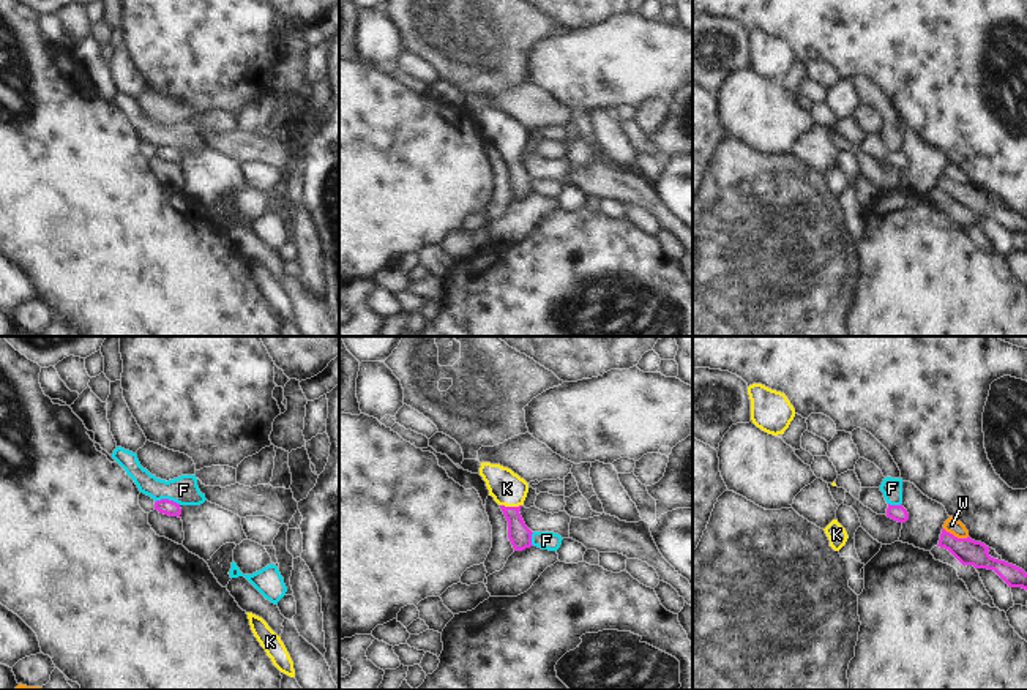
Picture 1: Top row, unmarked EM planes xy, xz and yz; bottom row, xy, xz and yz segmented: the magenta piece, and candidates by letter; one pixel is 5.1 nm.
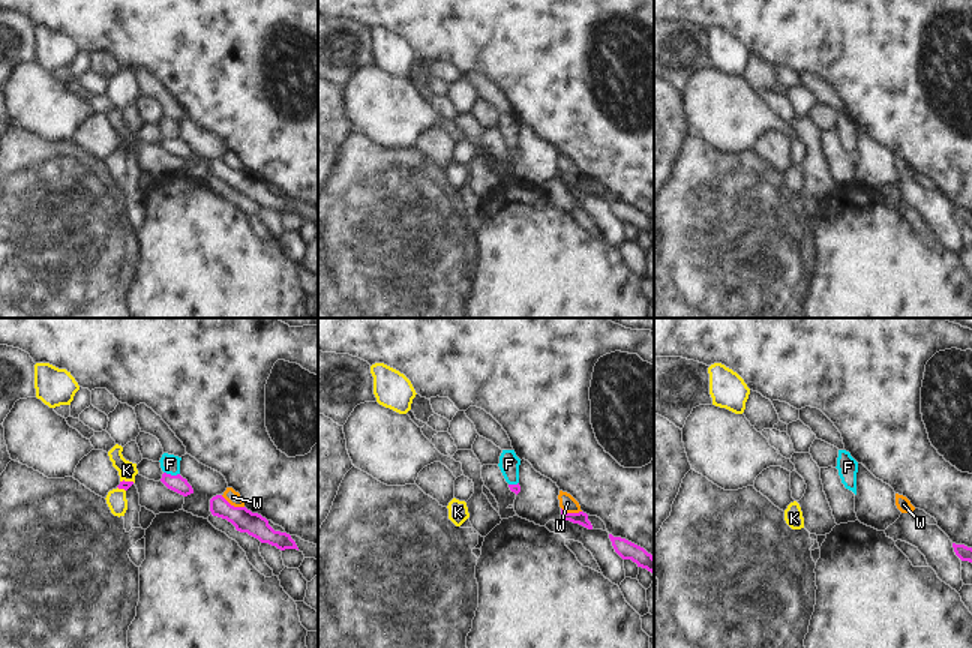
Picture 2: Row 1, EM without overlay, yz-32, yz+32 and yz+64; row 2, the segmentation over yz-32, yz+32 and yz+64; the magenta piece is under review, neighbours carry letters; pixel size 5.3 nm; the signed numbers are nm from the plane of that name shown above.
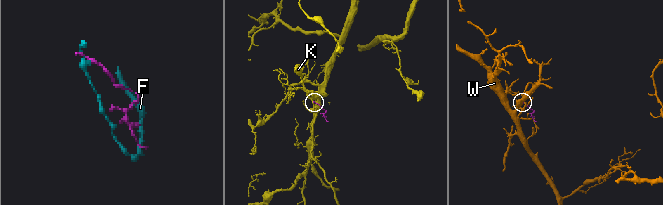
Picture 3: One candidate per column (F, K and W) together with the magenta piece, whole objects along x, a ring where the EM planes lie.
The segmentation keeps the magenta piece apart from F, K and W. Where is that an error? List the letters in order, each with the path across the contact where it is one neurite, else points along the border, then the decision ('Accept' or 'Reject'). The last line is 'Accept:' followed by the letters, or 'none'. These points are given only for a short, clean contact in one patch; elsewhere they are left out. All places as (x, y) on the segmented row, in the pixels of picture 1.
F: Boundary: xy (155, 501), (172, 499), (180, 504). Reject
K: Path across: xz (519, 536), (511, 507), (507, 488). Accept
W: Boundary: yz (944, 528), (958, 537), (967, 537). Reject
Accept: K

